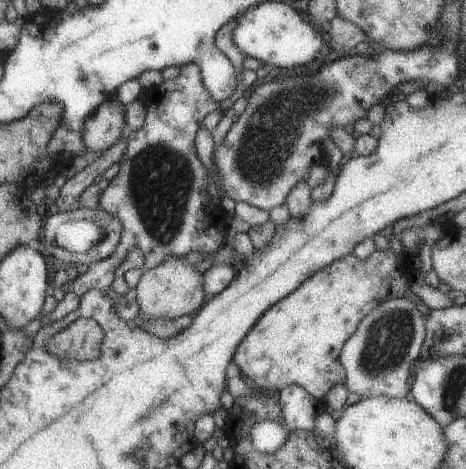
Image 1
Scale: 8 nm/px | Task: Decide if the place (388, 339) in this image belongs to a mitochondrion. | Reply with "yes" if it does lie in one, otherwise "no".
yes

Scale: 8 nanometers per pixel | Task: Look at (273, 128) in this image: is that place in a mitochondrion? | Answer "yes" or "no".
yes

